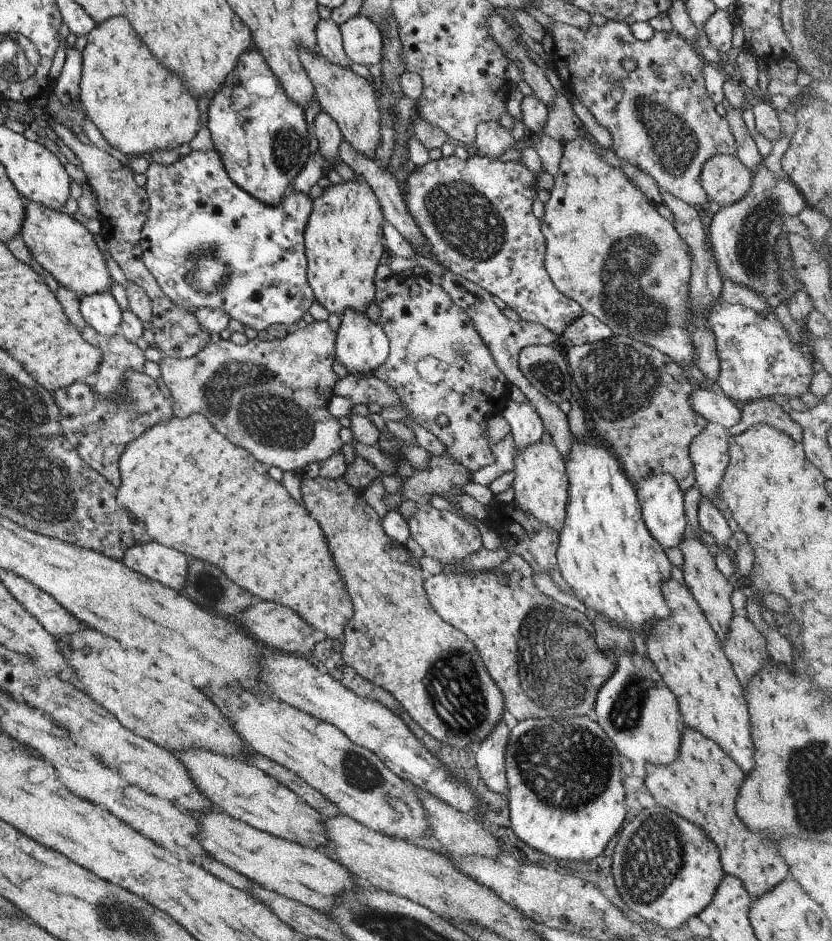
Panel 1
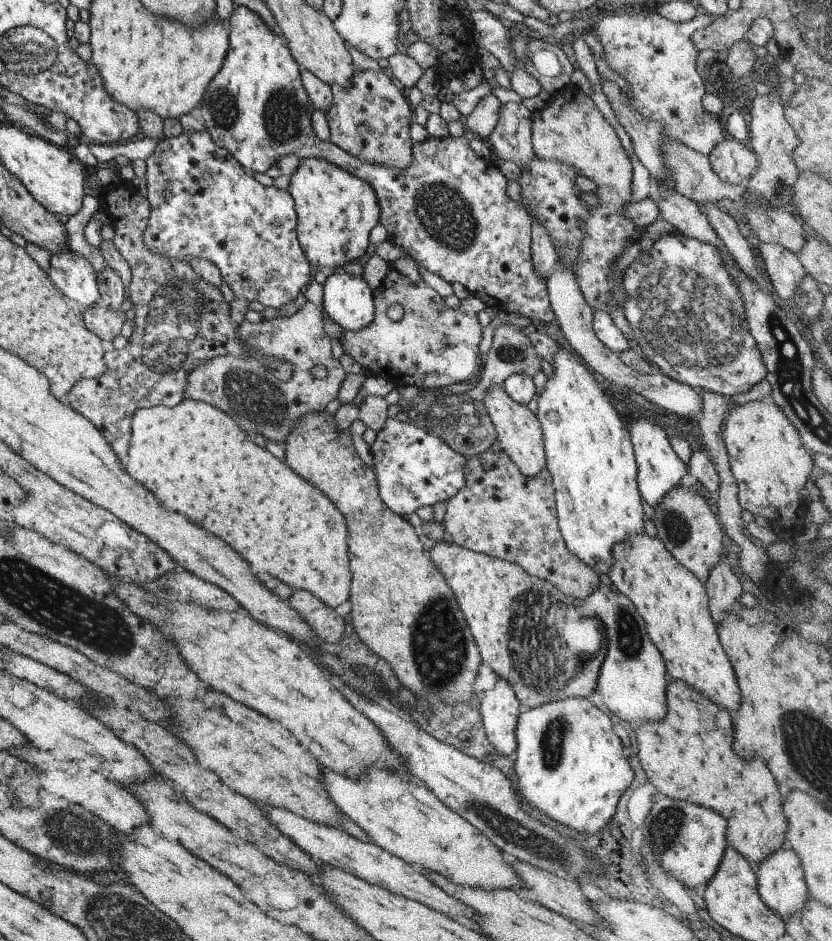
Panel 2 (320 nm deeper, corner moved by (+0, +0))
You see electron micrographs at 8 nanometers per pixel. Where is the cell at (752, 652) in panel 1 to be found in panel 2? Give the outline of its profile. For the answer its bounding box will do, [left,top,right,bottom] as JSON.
[704,557,744,626]

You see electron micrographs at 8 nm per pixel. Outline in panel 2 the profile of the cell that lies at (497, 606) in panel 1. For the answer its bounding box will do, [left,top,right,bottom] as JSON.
[429,541,607,709]

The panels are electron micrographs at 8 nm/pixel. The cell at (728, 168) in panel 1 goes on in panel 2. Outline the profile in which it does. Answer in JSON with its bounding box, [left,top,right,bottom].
[708,138,758,185]

